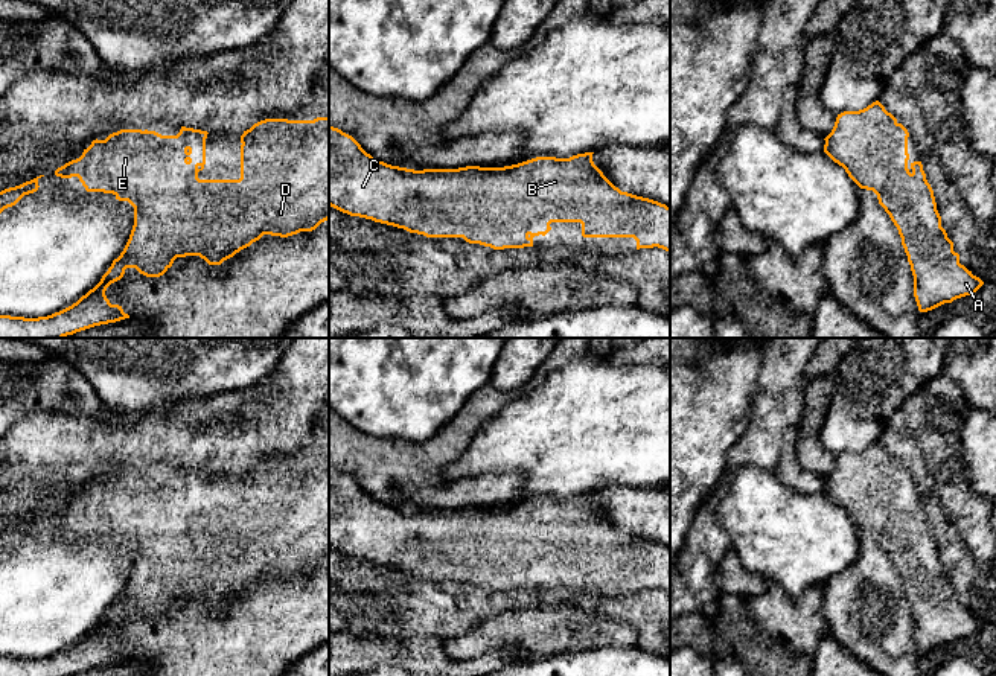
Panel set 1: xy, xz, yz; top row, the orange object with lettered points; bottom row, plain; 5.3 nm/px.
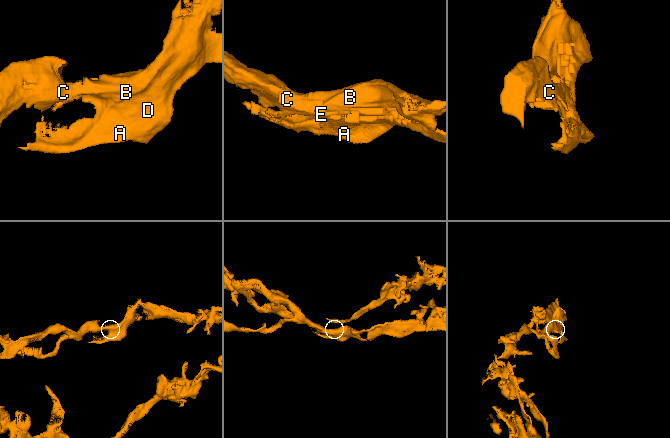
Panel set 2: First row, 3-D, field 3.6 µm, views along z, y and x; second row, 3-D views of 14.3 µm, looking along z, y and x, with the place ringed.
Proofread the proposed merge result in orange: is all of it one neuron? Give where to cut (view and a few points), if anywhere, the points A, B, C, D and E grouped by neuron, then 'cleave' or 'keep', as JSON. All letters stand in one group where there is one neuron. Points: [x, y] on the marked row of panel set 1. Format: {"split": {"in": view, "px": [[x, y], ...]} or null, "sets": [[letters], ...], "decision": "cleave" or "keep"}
{"split": null, "sets": [["A", "B", "C", "D", "E"]], "decision": "keep"}

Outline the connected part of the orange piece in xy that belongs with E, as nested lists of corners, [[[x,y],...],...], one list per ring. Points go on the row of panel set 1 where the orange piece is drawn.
[[[329,117],[314,120],[265,119],[241,136],[241,178],[200,180],[206,164],[207,131],[181,126],[177,136],[155,131],[120,129],[105,140],[93,140],[76,160],[55,171],[56,177],[78,177],[87,192],[113,193],[119,201],[134,207],[134,225],[129,239],[113,260],[101,282],[72,306],[47,317],[24,318],[0,315],[0,338],[64,338],[76,332],[129,318],[122,306],[111,305],[107,288],[120,280],[126,268],[136,268],[146,277],[163,276],[177,257],[200,256],[209,265],[221,265],[263,234],[288,238],[312,231],[329,219]]]

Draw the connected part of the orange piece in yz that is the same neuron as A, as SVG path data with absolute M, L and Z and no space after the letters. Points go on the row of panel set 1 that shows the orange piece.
M876 100L859 111L838 114L832 132L824 139L824 152L845 169L860 187L873 190L879 204L899 230L914 276L914 297L920 312L975 294L984 282L959 263L953 242L941 227L934 190L921 161L908 163L908 129Z

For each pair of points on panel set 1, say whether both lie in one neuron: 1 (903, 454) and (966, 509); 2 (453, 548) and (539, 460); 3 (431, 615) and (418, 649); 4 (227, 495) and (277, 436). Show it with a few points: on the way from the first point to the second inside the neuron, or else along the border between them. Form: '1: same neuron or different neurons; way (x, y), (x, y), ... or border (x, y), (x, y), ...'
1: different neurons; border (923, 462), (926, 469)
2: different neurons; border (527, 500), (503, 507), (478, 507)
3: different neurons; border (386, 637), (433, 637), (442, 643)
4: different neurons; border (224, 472), (209, 475)

